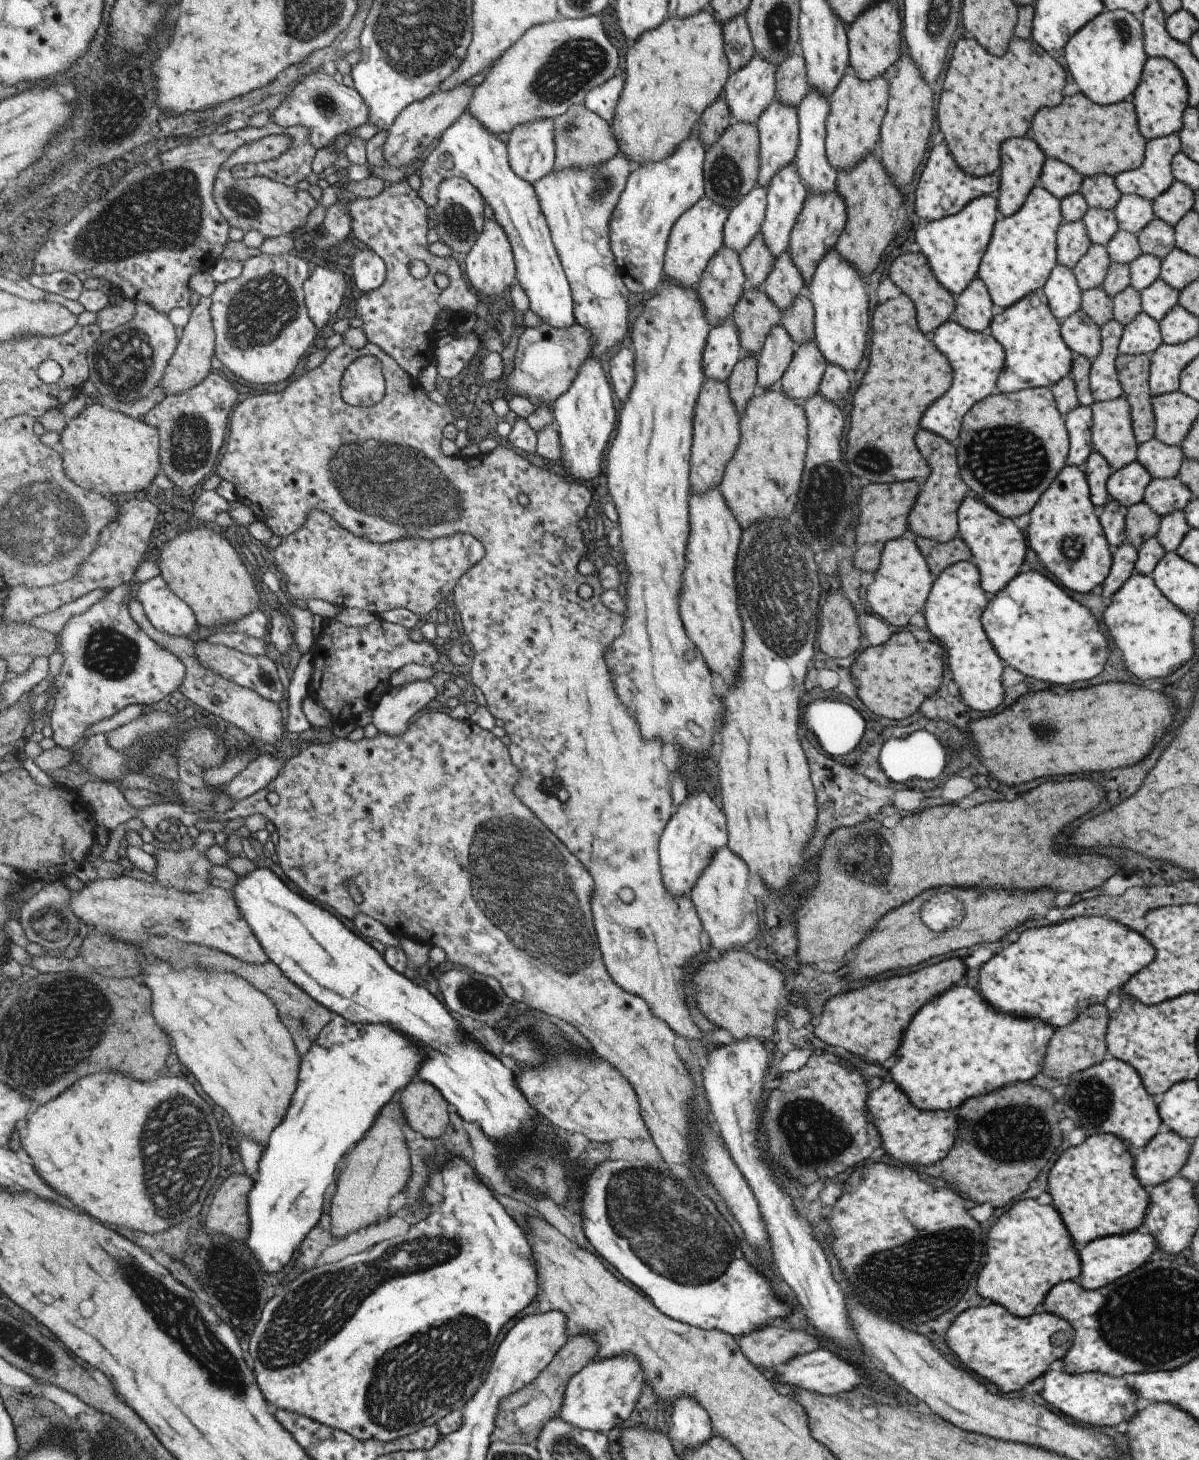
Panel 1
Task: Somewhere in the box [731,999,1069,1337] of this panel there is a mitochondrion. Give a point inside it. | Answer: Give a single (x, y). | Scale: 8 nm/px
(899, 1280)

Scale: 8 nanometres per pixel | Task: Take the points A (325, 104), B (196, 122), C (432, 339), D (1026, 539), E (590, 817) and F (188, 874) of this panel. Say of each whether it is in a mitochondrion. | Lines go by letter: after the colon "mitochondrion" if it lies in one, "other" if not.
A: mitochondrion
B: other
C: other
D: other
E: mitochondrion
F: mitochondrion

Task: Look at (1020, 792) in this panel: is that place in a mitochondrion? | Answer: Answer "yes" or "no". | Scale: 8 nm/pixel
no

